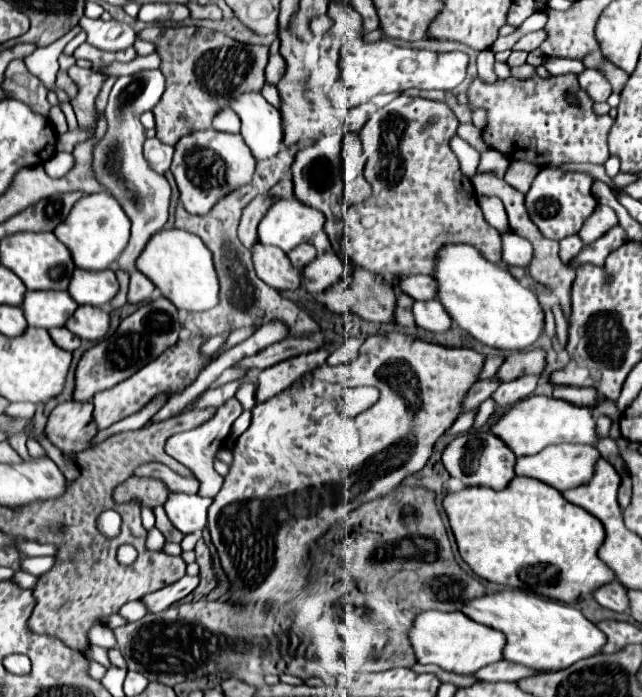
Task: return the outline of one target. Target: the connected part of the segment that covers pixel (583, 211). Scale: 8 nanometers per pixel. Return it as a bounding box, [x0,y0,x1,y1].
[526,168,596,240]

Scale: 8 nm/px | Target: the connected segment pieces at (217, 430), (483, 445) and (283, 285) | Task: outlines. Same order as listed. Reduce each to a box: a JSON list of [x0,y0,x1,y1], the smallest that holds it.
[[164,398,242,498],[442,430,516,490],[252,244,302,292]]

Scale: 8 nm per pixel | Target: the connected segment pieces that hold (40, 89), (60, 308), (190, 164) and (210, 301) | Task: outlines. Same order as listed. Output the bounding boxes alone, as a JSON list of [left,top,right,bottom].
[[2,60,51,118],[22,292,78,328],[170,128,256,216],[136,228,220,312]]

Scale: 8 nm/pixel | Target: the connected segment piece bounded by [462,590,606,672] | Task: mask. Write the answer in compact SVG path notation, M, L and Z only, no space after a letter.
M504 590L488 594L464 604L462 612L474 622L504 632L506 648L504 658L532 670L562 670L582 658L590 658L606 644L604 632L592 624L578 608L554 600L524 594L520 590Z

